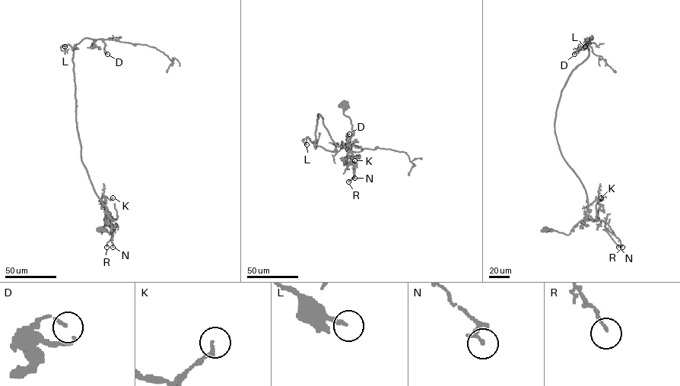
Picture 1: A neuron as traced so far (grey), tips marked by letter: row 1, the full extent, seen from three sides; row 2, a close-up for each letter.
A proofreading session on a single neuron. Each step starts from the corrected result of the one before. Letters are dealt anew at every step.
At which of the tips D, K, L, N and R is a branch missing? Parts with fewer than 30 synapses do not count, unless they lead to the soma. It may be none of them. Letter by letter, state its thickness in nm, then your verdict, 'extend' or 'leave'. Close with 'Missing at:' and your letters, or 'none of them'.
D: 140 nm thick; leave
K: 150 nm thick; leave
L: 180 nm thick; leave
N: 140 nm thick; leave
R: 120 nm thick; leave
Missing at: none of them

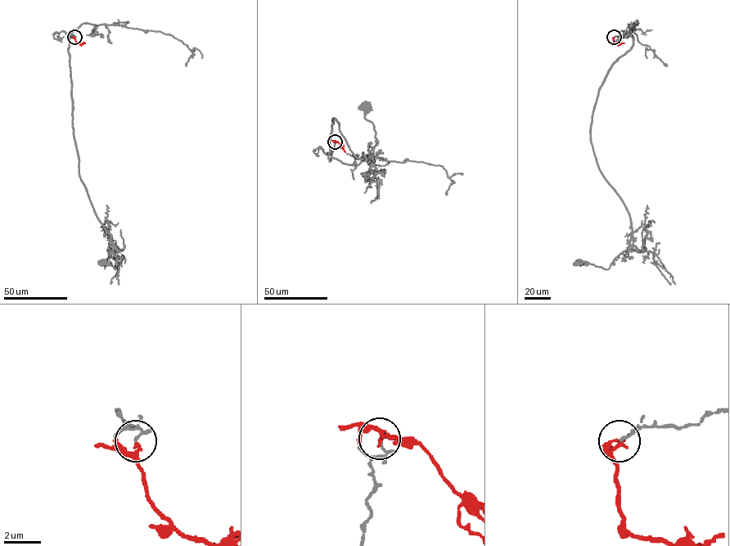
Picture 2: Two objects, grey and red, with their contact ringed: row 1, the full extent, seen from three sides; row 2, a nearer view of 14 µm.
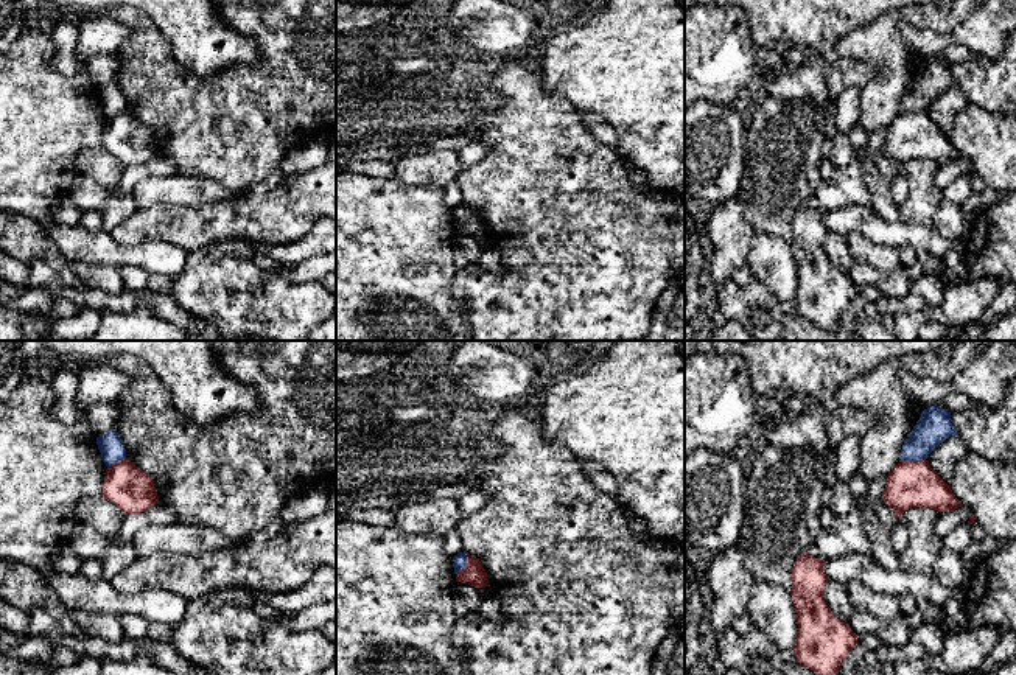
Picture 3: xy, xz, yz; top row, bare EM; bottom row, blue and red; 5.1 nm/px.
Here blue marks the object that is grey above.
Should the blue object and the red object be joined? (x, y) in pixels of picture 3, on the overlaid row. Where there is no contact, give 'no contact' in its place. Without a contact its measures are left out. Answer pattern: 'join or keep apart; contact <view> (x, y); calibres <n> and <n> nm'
keep apart; contact yz (912, 459); calibres 170 and 240 nm

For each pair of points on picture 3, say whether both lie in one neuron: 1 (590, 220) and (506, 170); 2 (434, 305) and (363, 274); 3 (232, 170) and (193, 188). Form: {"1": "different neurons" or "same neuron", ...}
{"1": "same neuron", "2": "same neuron", "3": "different neurons"}

